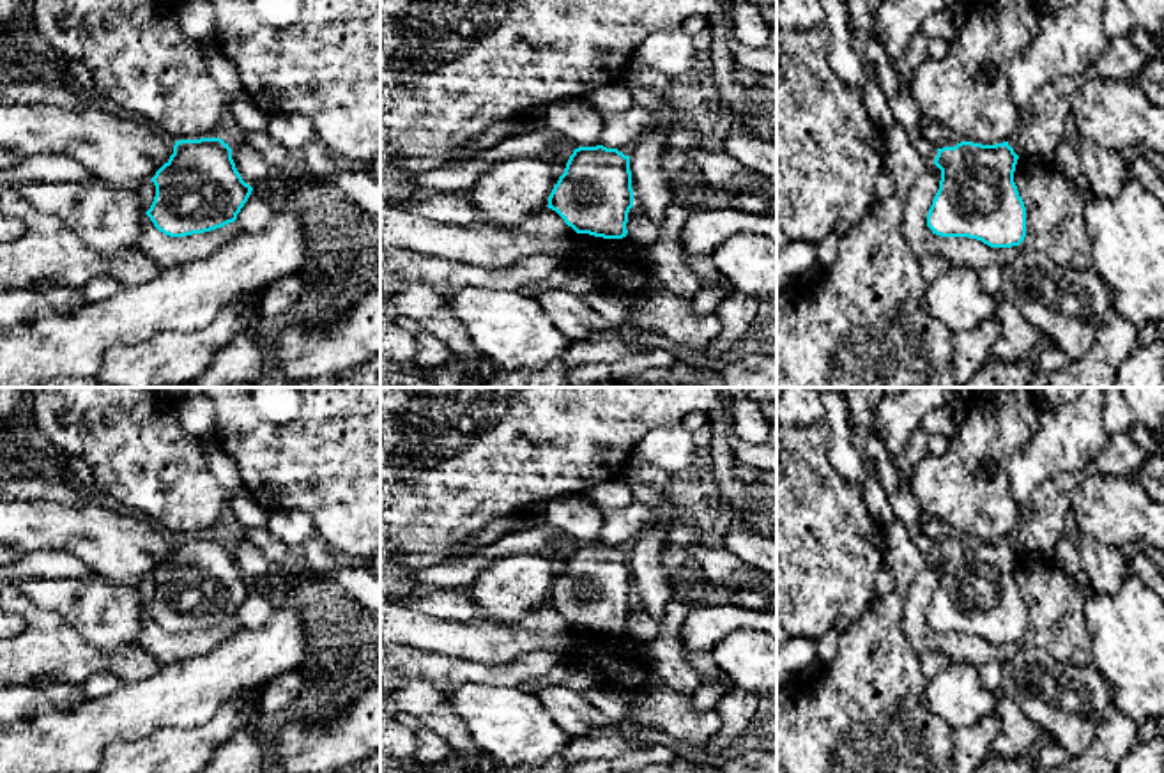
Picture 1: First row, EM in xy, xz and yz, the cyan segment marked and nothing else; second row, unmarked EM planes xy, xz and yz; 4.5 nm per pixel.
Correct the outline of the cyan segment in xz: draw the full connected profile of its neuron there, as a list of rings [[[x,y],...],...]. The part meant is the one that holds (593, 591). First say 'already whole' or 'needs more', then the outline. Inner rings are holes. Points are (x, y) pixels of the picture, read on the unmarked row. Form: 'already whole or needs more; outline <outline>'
needs more; outline [[[596,541],[578,543],[568,555],[511,554],[495,559],[474,582],[460,591],[476,603],[479,617],[490,621],[517,621],[532,607],[548,603],[577,630],[623,635],[628,630],[628,608],[633,603],[630,552],[617,545]]]

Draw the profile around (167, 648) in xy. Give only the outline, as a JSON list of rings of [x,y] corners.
[[[145,610],[142,616],[140,633],[131,647],[147,651],[157,660],[161,667],[166,667],[211,653],[221,640],[225,640],[232,633],[234,628],[235,617],[203,630],[170,633],[159,628]]]

